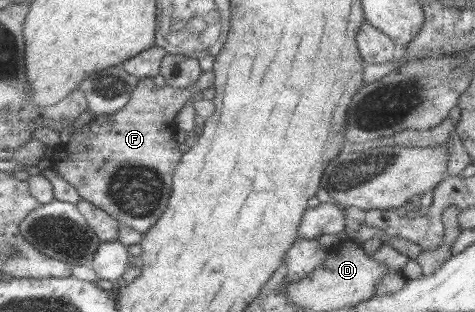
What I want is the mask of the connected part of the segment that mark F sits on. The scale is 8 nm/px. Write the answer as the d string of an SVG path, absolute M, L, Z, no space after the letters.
M204 71L196 81L182 89L166 83L162 87L156 87L153 78L140 78L122 109L104 116L95 116L87 124L74 130L68 144L58 144L54 147L50 154L53 169L64 181L74 186L80 200L99 207L110 214L110 217L139 234L146 233L166 207L171 190L172 172L183 154L178 150L179 143L172 139L176 130L174 120L177 111L180 111L195 93L210 87L212 80L211 71Z

